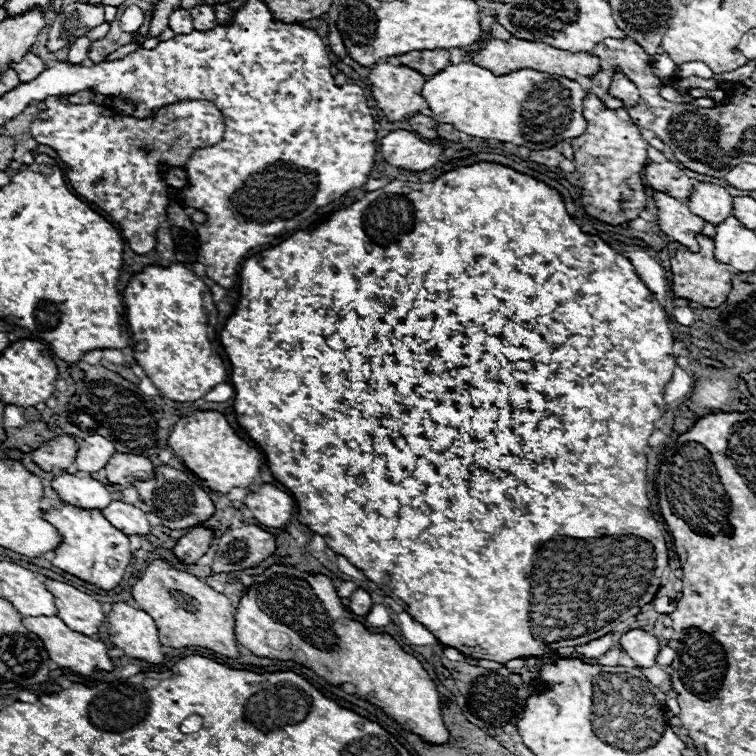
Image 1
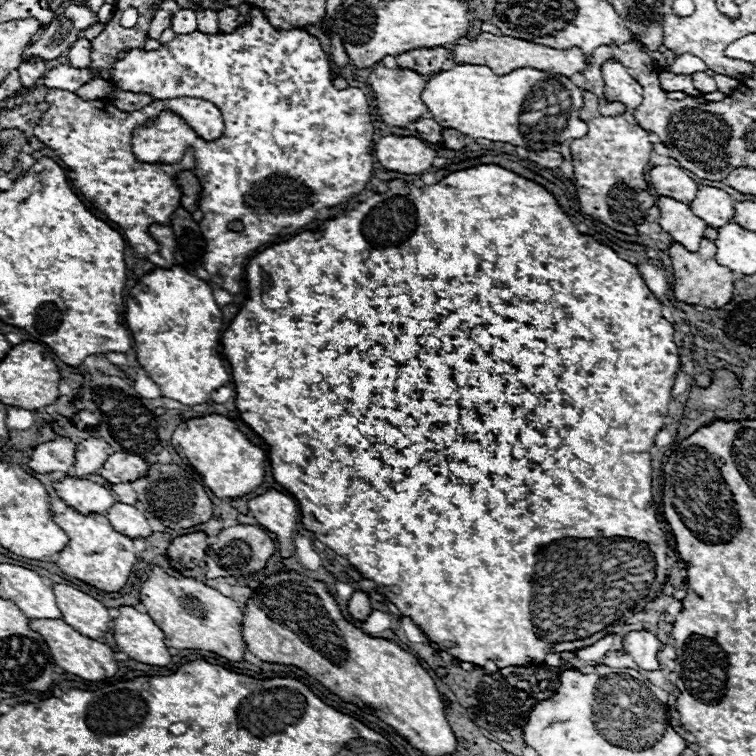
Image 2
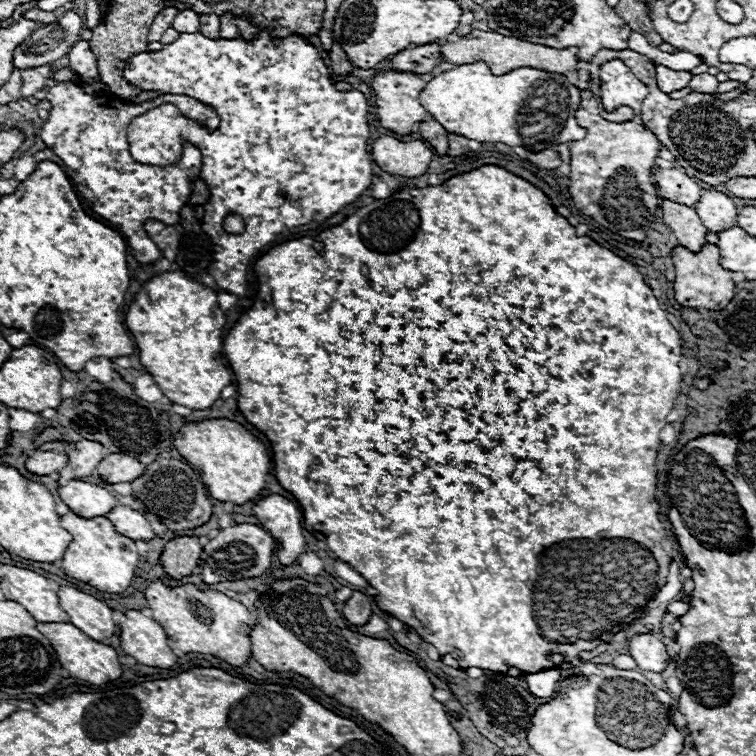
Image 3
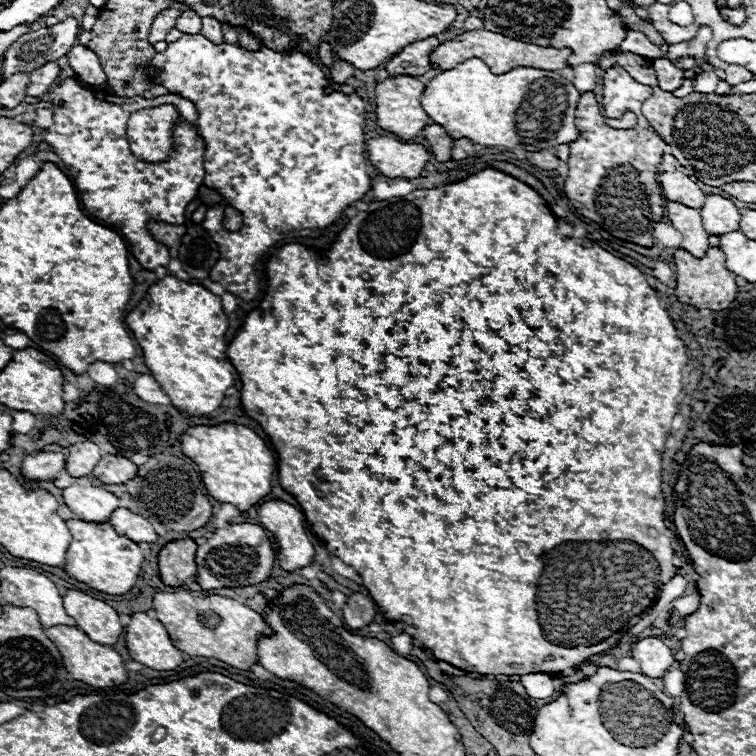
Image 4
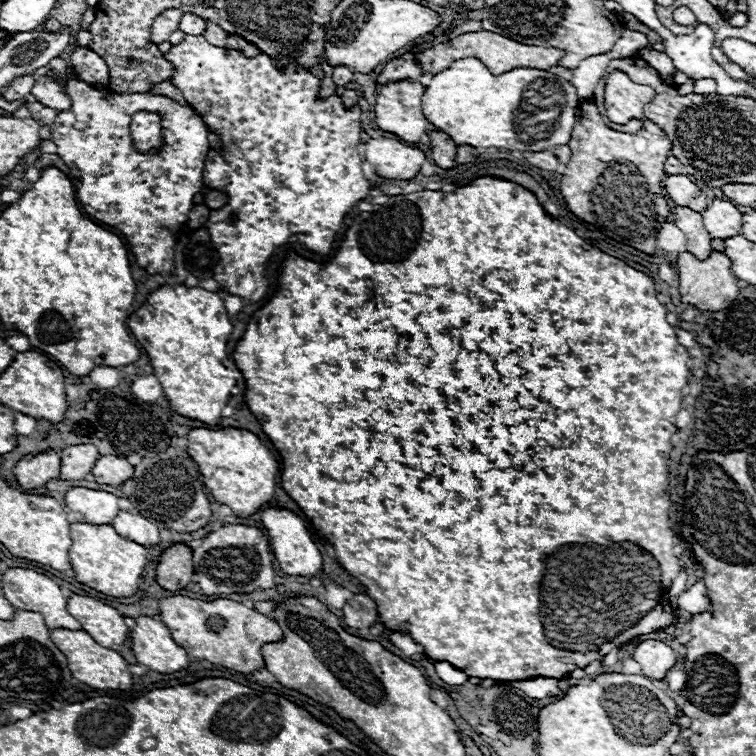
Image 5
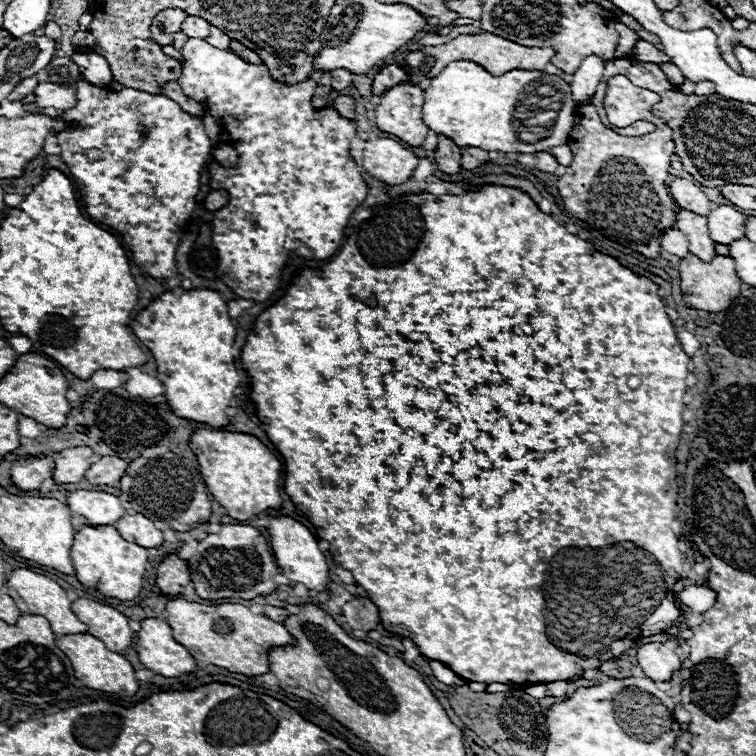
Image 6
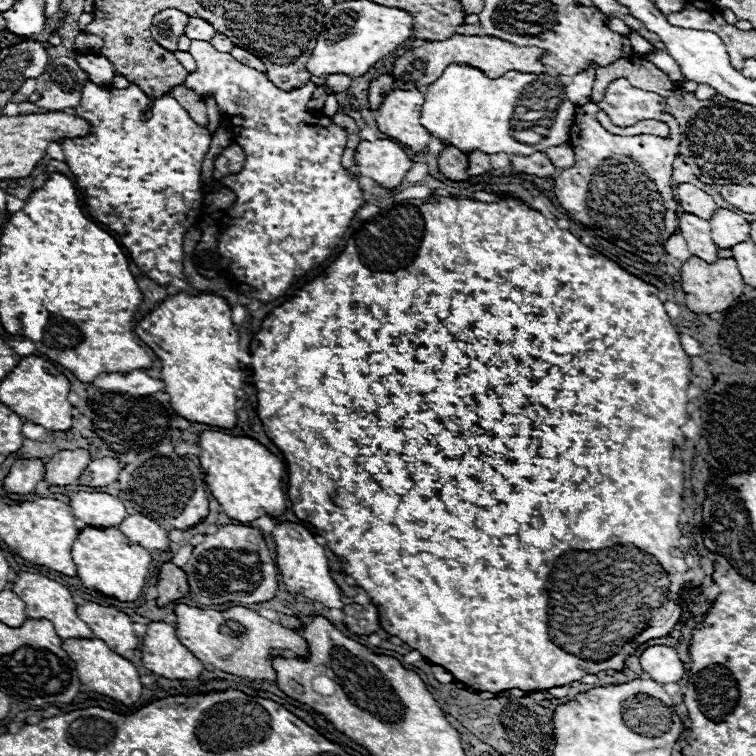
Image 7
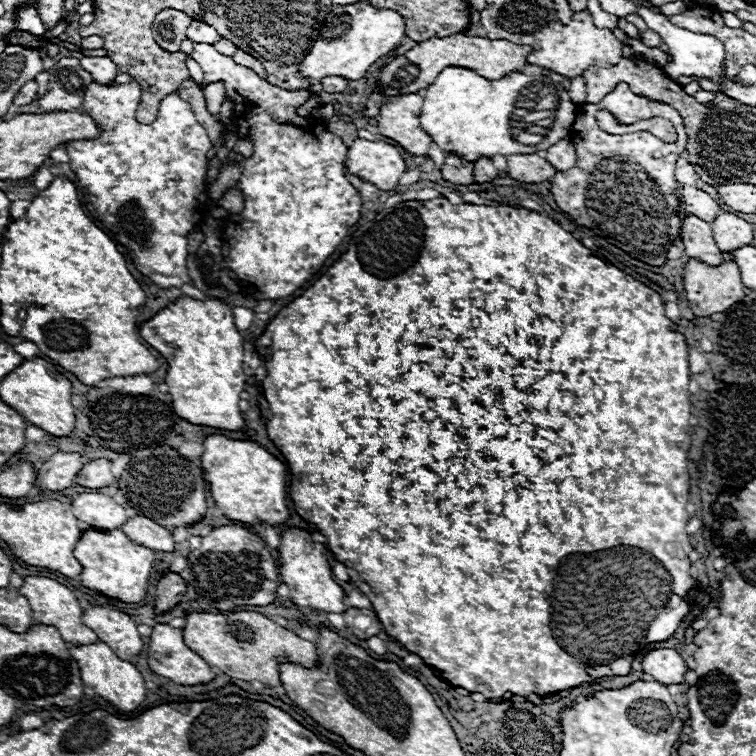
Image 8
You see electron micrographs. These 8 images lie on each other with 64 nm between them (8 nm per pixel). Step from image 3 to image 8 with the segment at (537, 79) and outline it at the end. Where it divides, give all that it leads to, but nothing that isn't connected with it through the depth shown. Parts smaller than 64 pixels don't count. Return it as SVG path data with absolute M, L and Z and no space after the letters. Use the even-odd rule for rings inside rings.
M448 66L436 76L434 84L426 88L420 124L424 132L428 132L428 136L432 136L432 140L446 154L456 154L468 162L476 162L480 156L492 158L496 154L510 156L510 154L534 154L538 150L548 150L552 144L568 136L570 126L574 124L574 110L576 106L568 98L566 90L562 90L560 84L548 78L528 76L522 72L510 72L500 80L486 80L472 70ZM542 84L544 84L544 96L556 94L560 98L558 108L556 108L556 120L552 124L552 134L546 136L546 140L536 146L524 146L516 142L510 134L512 108L516 100L522 100L524 92L530 92L534 86L538 88Z

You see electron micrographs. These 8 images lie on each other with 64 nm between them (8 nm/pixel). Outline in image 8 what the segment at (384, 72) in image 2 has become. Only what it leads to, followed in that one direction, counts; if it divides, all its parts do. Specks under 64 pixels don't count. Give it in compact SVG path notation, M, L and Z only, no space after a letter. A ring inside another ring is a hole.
M396 96L388 100L376 118L378 132L386 138L396 140L412 156L428 156L432 138L420 126L422 96Z

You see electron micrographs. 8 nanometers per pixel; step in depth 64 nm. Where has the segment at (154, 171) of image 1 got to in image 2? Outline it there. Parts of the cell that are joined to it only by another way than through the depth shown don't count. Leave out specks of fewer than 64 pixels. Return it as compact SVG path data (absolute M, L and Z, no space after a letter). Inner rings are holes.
M58 88L48 90L44 100L50 104L50 108L34 128L34 136L64 160L64 164L70 168L68 178L72 186L80 190L80 194L92 202L96 210L106 214L108 220L122 228L122 236L136 252L134 256L148 258L150 254L156 254L158 244L148 236L148 226L152 222L170 224L172 212L180 206L182 198L182 190L174 178L182 170L192 170L196 160L194 150L186 148L184 158L178 164L142 164L132 154L132 130L148 118L154 118L160 110L168 108L182 116L200 136L206 140L216 140L224 130L220 110L206 100L172 98L154 100L152 104L134 112L122 112L116 106L106 104L106 100L82 100L76 96L76 92Z

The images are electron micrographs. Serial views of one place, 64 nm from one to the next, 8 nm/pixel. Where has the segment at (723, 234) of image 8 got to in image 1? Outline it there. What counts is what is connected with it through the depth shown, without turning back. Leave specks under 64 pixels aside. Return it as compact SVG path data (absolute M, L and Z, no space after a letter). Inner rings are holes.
M698 182L688 200L688 208L710 224L722 224L732 214L732 196L716 184Z

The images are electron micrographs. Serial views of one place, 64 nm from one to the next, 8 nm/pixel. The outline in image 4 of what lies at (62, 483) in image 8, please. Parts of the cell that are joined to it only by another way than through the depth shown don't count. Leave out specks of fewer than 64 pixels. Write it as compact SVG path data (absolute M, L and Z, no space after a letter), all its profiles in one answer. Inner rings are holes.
M78 442L64 448L66 456L66 472L74 478L82 478L92 474L94 466L102 458L102 450L94 442Z

